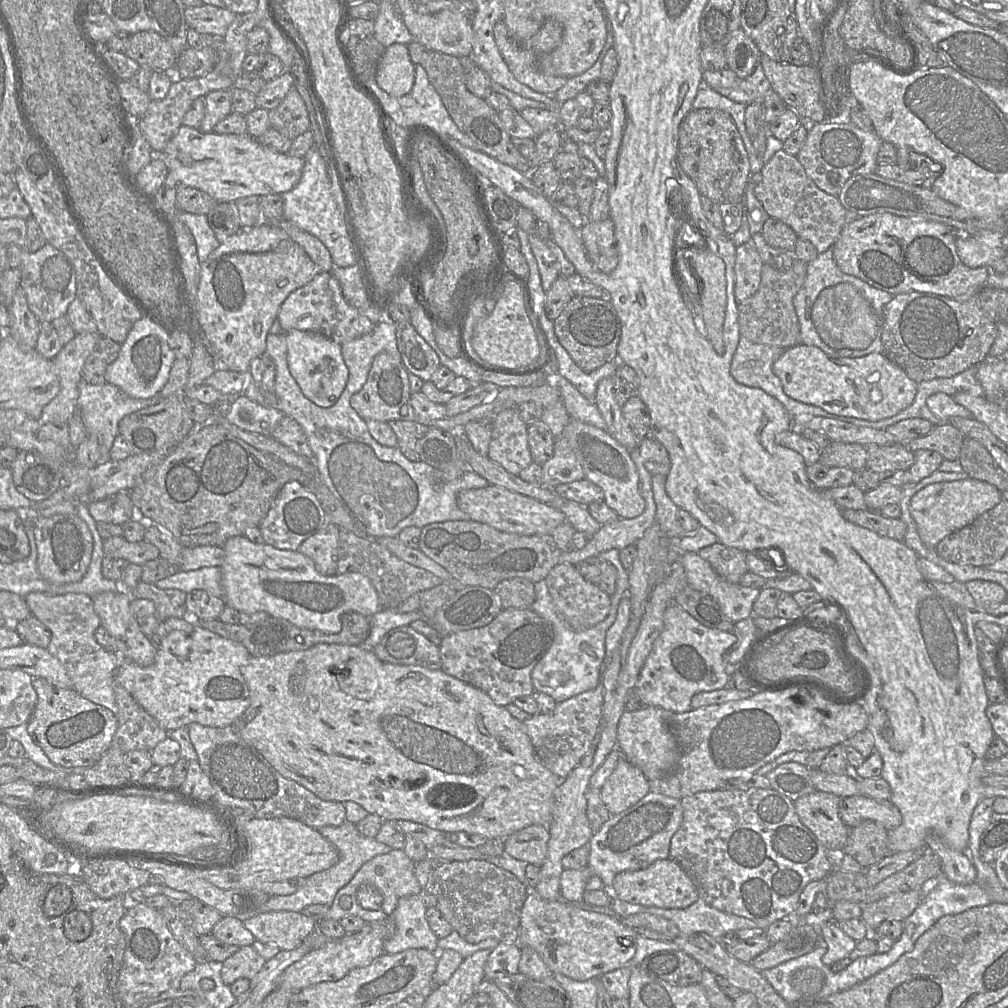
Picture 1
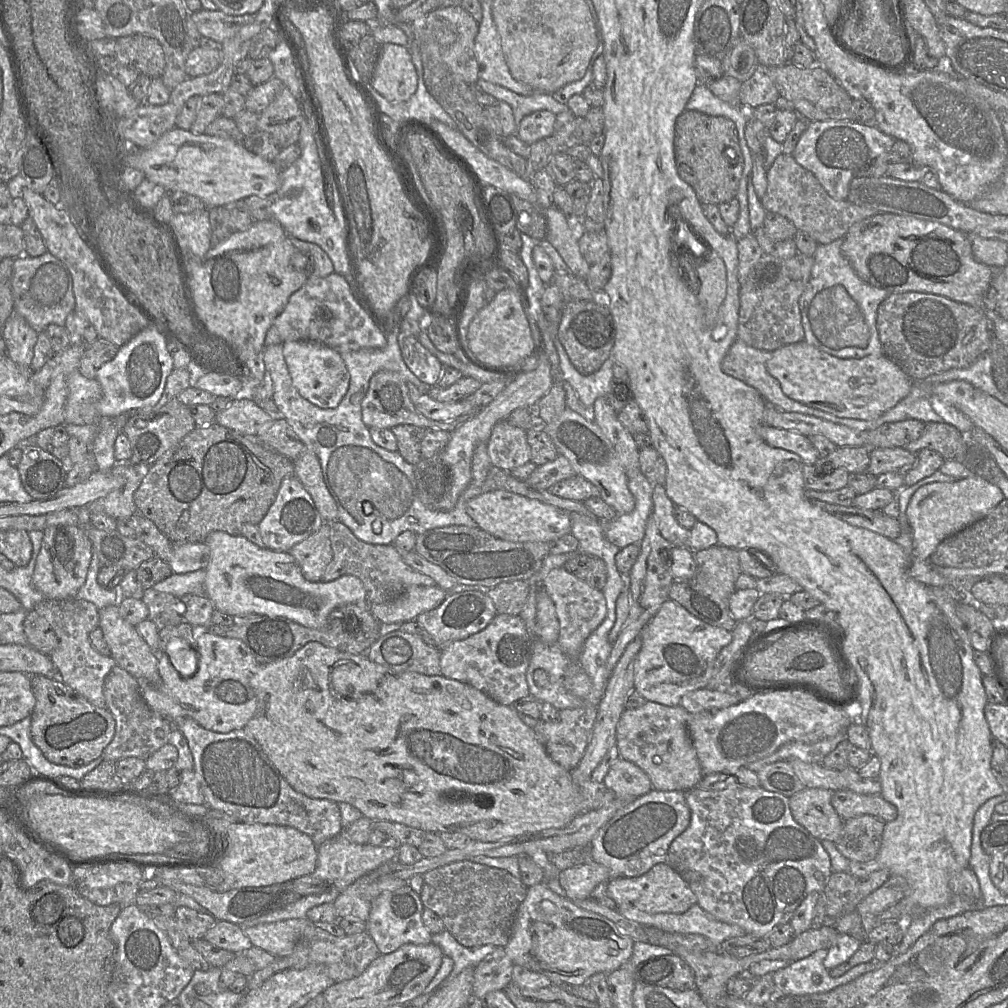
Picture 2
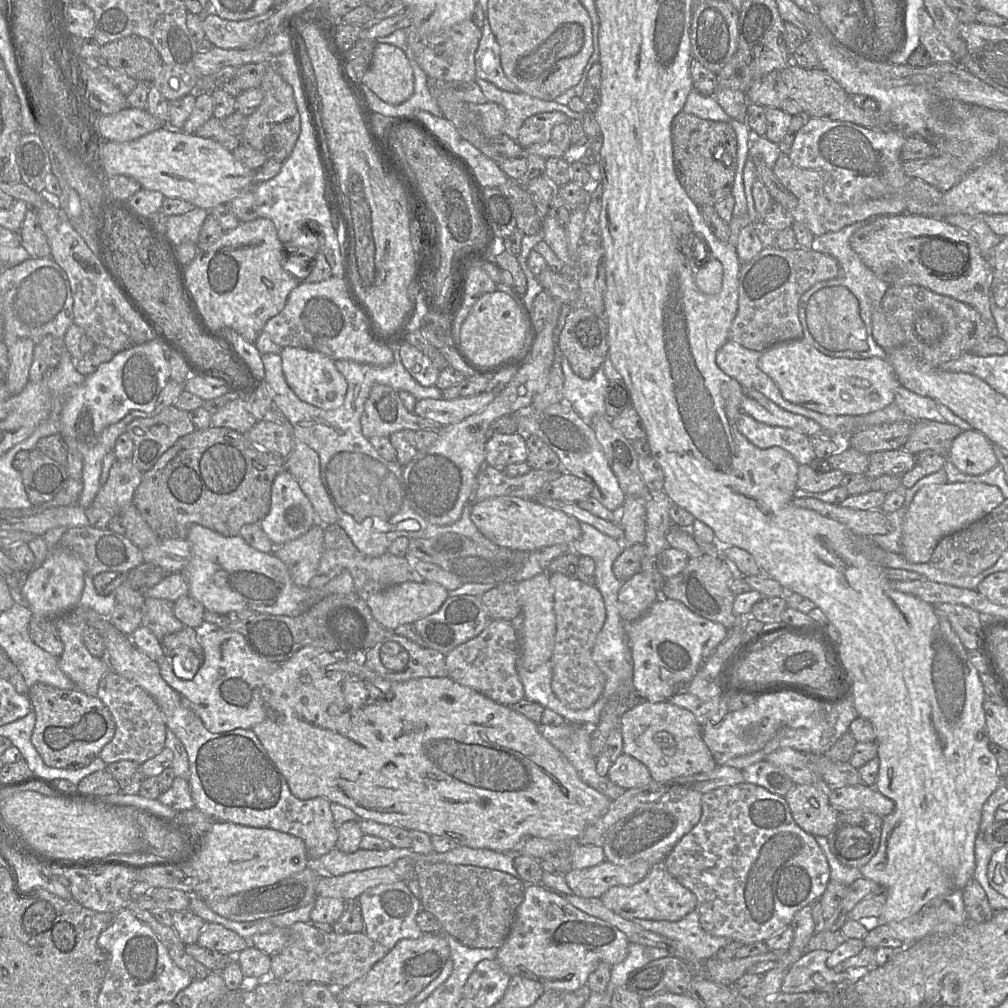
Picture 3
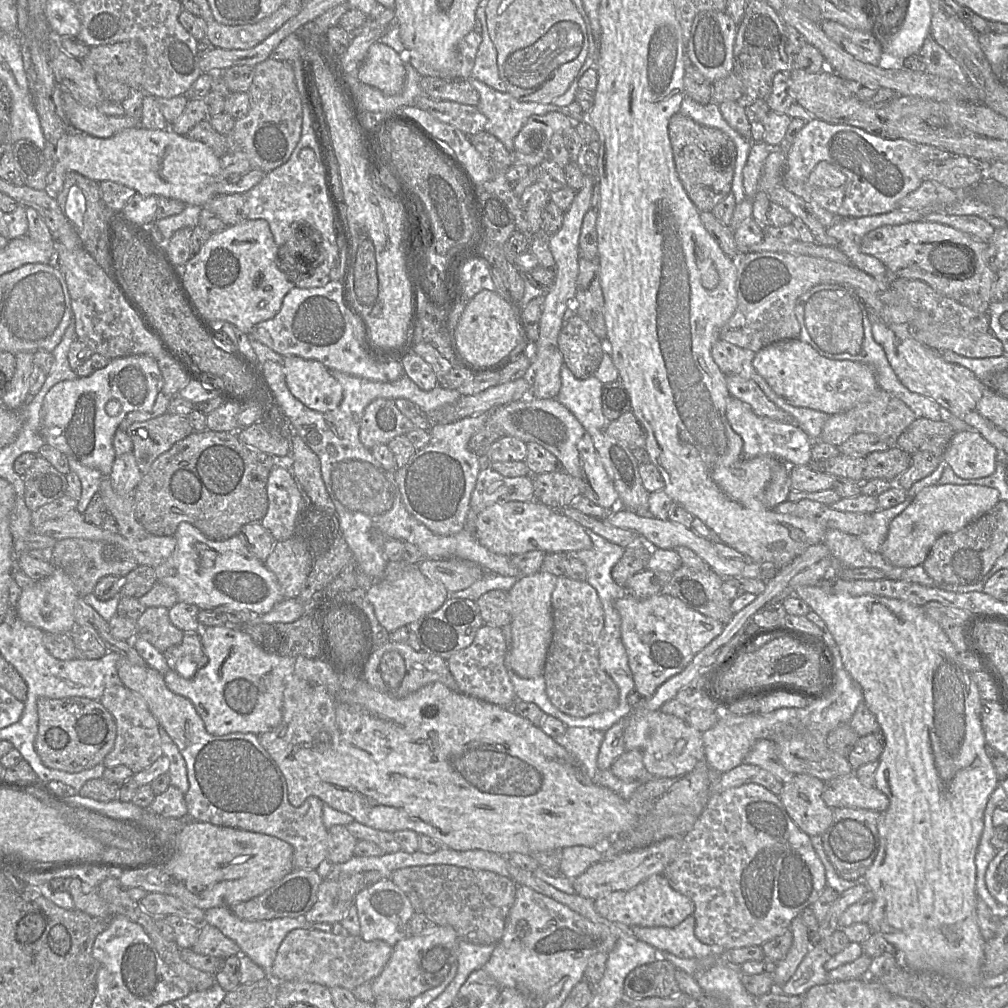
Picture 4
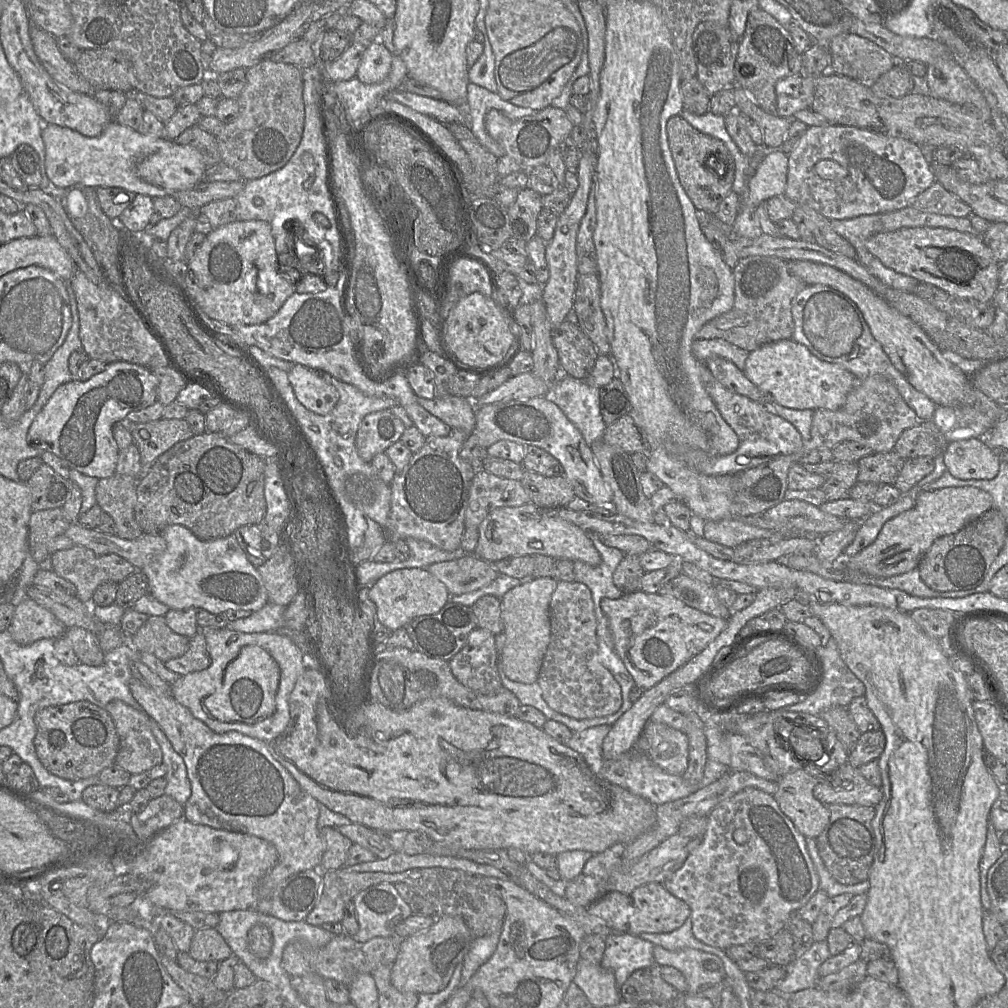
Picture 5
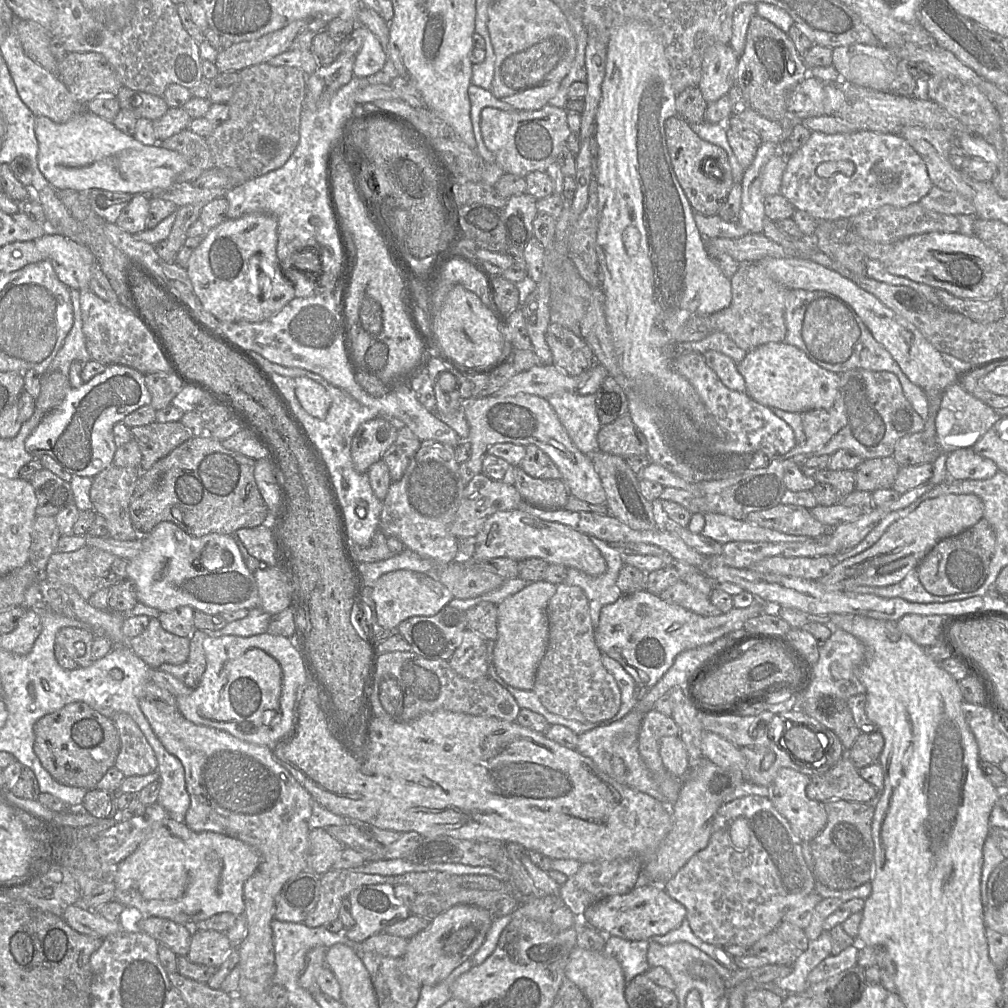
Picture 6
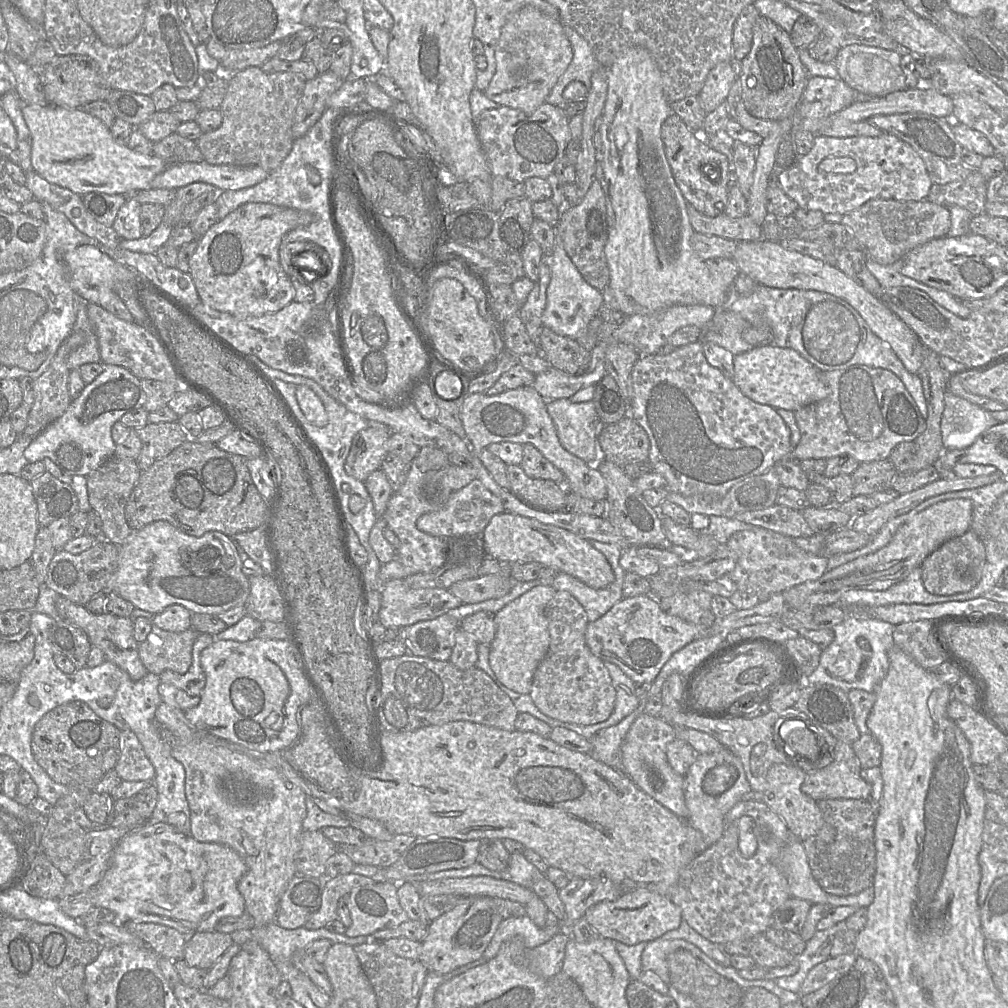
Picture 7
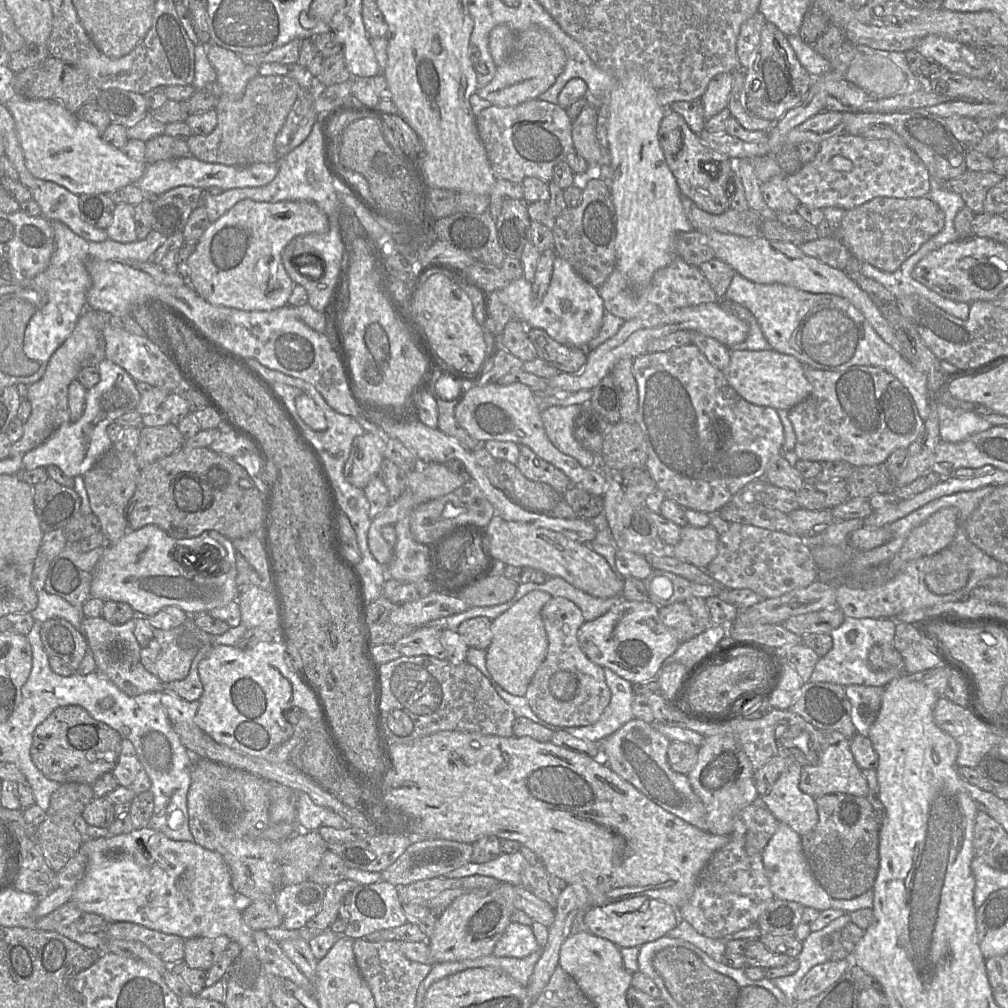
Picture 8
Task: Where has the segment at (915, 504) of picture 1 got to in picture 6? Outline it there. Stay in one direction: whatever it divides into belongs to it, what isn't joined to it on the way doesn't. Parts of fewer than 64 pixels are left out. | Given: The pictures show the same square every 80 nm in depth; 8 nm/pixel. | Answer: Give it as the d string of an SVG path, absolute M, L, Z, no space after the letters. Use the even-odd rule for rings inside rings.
M947 494L927 499L906 517L893 522L872 547L836 563L817 583L829 591L851 591L858 586L884 587L896 584L911 570L917 569L939 541L972 527L983 517L983 513L984 503L975 494Z

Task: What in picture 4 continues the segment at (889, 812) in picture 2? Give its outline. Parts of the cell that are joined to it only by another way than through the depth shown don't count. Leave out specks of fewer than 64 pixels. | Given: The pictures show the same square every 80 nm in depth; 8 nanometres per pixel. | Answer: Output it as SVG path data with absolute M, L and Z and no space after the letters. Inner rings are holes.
M855 772L824 782L823 801L831 808L862 808L879 813L889 806L888 797L876 787L866 787Z

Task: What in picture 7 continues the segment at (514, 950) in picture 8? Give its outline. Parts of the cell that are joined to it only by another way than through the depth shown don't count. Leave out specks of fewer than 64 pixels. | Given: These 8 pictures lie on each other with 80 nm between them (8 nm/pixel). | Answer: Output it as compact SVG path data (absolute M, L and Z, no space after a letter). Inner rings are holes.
M548 910L547 926L538 927L528 916L505 918L499 924L481 958L485 962L494 958L502 944L513 937L520 937L528 949L548 942L560 932L560 921Z

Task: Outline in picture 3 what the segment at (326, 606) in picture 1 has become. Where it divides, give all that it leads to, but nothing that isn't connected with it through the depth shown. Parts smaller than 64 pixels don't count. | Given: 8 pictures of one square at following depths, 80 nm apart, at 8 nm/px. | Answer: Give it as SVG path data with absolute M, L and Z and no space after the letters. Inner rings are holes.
M192 525L186 540L190 543L191 558L180 573L188 582L188 595L212 612L227 614L252 610L270 615L298 616L327 596L354 592L353 578L347 570L322 587L298 587L286 565L274 553L256 550L239 535L226 537L201 525Z

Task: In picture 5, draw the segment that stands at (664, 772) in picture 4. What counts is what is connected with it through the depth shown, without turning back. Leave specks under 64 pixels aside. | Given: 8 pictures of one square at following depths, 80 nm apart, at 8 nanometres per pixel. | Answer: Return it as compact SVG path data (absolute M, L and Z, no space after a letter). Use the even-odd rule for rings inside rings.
M649 720L634 748L667 774L682 776L688 767L688 745L686 733Z

